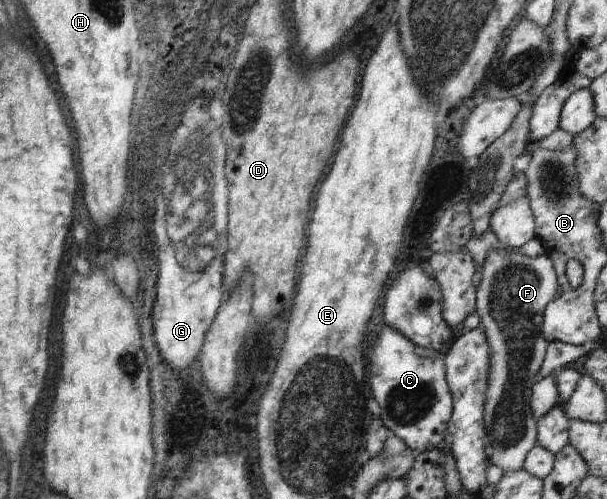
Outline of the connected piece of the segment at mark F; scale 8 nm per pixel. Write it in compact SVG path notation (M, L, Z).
M500 248L487 253L482 267L481 284L476 288L476 312L479 314L483 333L487 337L487 345L491 349L484 417L490 448L488 459L490 465L497 465L504 473L509 473L509 471L523 469L527 453L537 444L537 418L532 411L531 397L541 379L539 369L549 345L549 342L543 339L541 325L543 325L545 307L559 297L560 285L554 263L547 253L537 257L527 257L520 253L519 249Z

